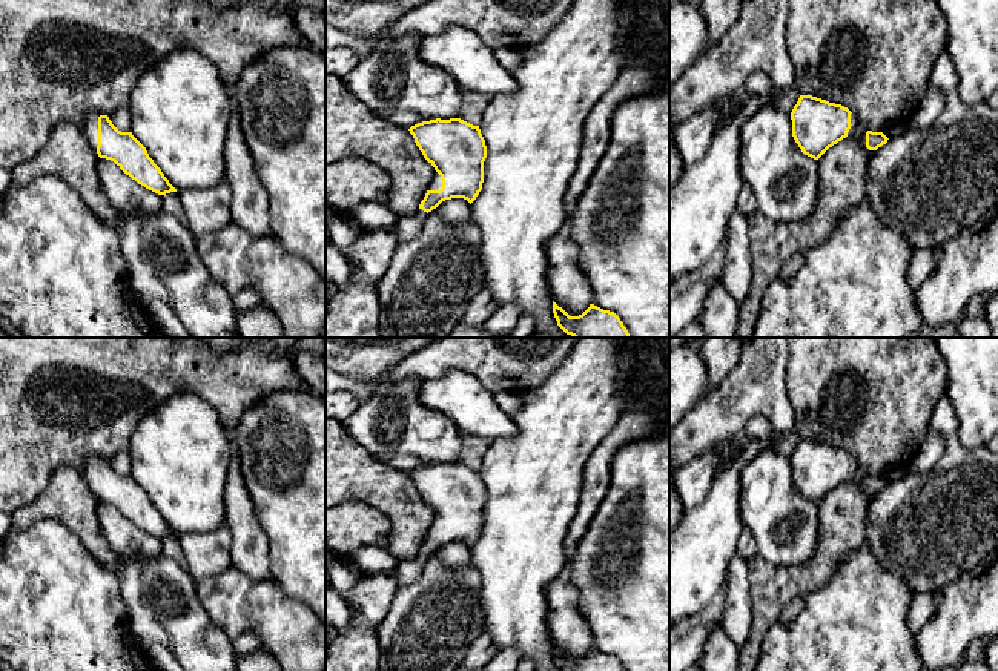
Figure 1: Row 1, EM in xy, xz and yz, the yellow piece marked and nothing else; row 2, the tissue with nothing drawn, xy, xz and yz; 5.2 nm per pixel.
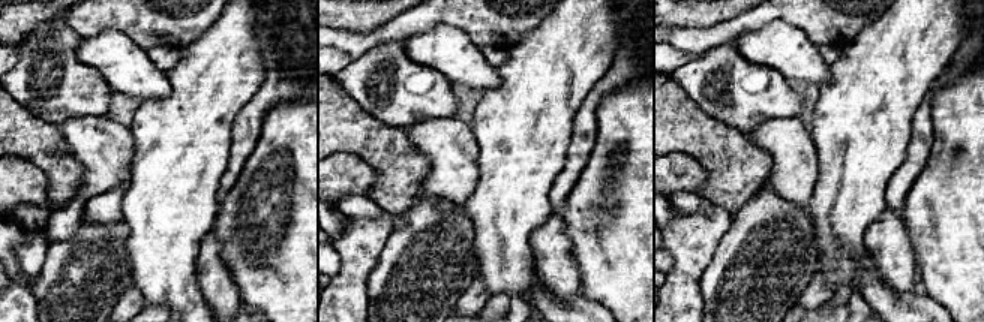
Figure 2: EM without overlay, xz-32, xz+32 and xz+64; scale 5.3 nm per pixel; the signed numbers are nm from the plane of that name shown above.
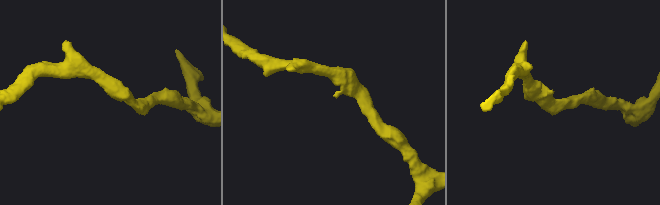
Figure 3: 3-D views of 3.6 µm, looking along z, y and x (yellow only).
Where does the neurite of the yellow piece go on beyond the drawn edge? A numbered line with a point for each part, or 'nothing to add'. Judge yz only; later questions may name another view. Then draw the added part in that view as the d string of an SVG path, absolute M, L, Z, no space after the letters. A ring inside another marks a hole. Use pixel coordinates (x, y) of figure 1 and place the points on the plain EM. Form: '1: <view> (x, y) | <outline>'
1: yz (857, 476) | M851 458L851 473L848 476L860 490L866 491L866 473L860 470L857 459Z

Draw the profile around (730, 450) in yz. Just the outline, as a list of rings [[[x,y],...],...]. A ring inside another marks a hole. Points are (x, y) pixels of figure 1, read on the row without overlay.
[[[739,435],[732,441],[719,444],[720,447],[719,447],[717,471],[720,471],[723,467],[729,465],[742,453],[746,441],[748,441],[748,438],[745,438],[743,435]]]

